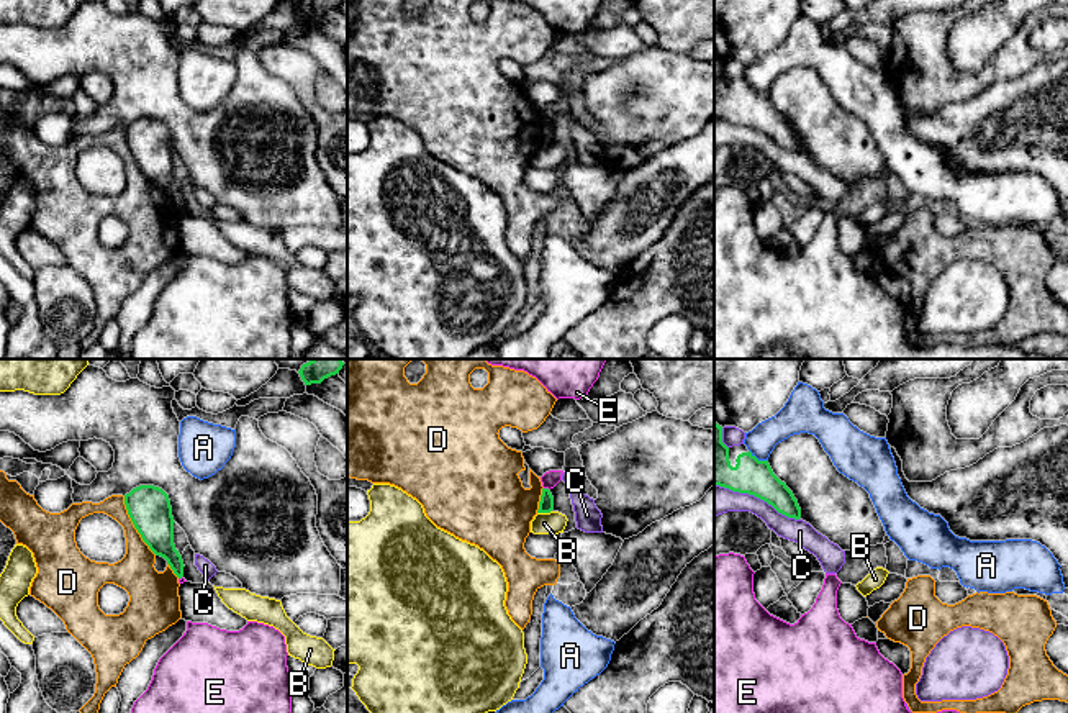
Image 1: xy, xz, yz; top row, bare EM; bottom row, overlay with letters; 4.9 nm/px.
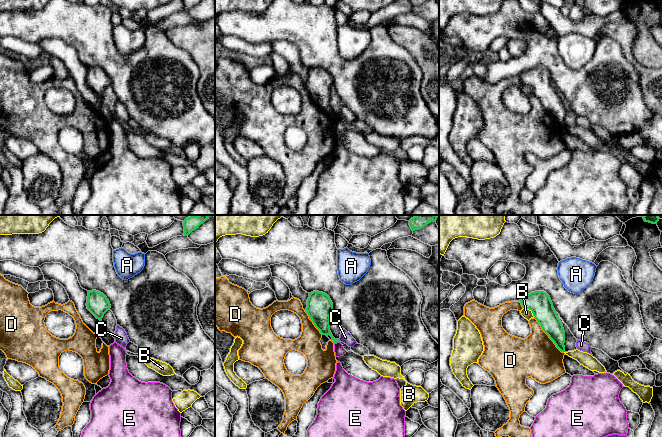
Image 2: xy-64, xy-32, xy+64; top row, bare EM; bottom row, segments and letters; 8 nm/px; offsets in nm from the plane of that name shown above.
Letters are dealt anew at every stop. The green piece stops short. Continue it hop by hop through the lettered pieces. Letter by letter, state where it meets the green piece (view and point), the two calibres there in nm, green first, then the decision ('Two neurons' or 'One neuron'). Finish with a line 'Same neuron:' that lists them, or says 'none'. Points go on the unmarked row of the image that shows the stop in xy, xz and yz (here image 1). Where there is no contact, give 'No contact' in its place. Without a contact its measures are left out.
A: Touches green at yz (757, 92). Thickness 180 nm (green) against 150 nm. Two neurons
B: Touches green at xz (544, 145). Thickness 80 nm (green) against 110 nm. Two neurons
C: Touches green at yz (757, 130). Thickness 180 nm (green) against 150 nm. Two neurons
D: Touches green at xy (135, 159). Thickness 220 nm (green) against 190 nm. Two neurons
E: Touches green at xz (547, 122). Thickness 80 nm (green) against 80 nm. Two neurons
Same neuron: none

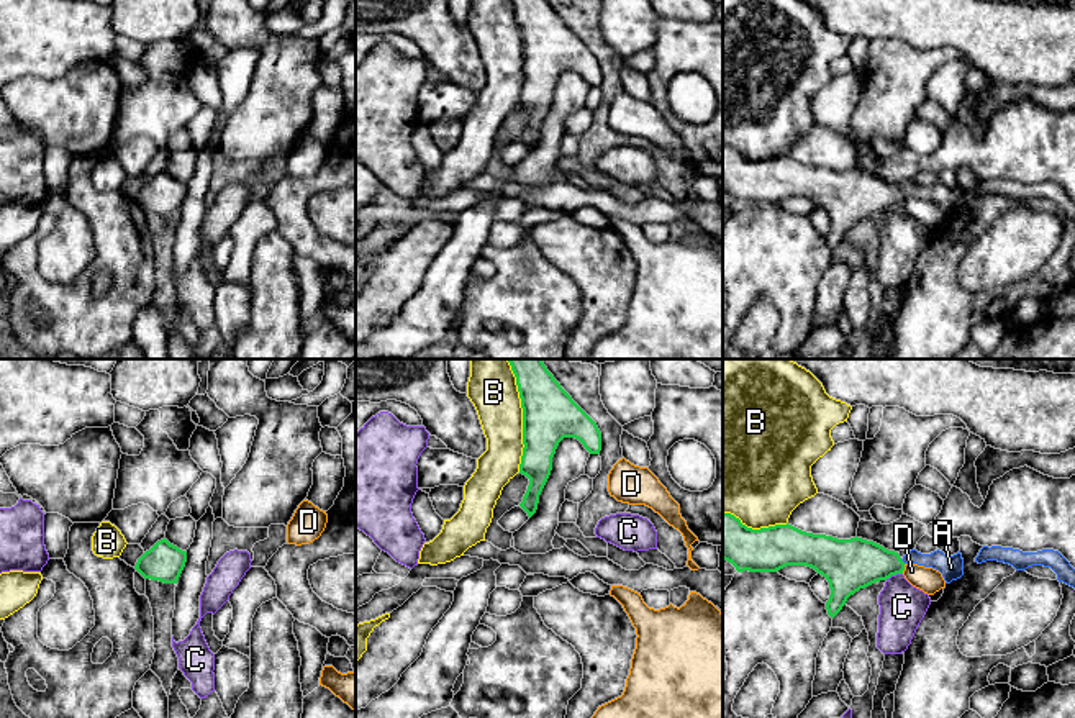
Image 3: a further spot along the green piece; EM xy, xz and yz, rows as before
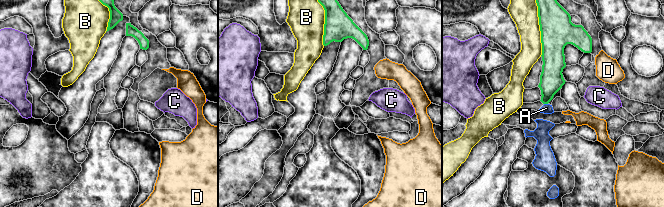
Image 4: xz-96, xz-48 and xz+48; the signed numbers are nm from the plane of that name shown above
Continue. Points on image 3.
A: Touches green at yz (902, 194). Thickness 260 nm (green) against 120 nm. One neuron
B: Touches green at xz (523, 53). Thickness 260 nm (green) against 240 nm. Two neurons
C: Touches green at yz (893, 207). Thickness 260 nm (green) against 220 nm. Two neurons
D: Touches green at yz (903, 202). Thickness 260 nm (green) against 120 nm. Two neurons
Same neuron: A

